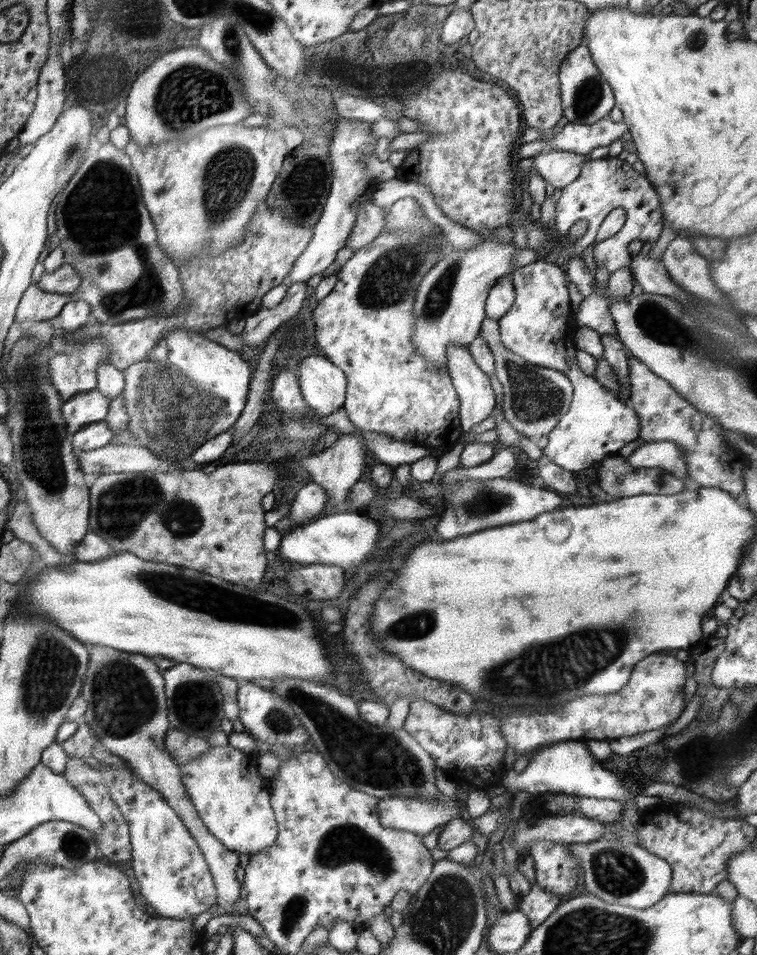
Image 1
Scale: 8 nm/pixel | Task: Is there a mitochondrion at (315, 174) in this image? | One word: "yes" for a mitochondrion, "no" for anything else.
yes

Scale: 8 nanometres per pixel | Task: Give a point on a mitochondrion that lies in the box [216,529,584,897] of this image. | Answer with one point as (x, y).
(376, 759)

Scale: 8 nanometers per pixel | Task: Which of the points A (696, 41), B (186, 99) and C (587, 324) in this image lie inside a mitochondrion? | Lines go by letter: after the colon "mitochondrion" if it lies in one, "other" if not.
A: mitochondrion
B: mitochondrion
C: other

